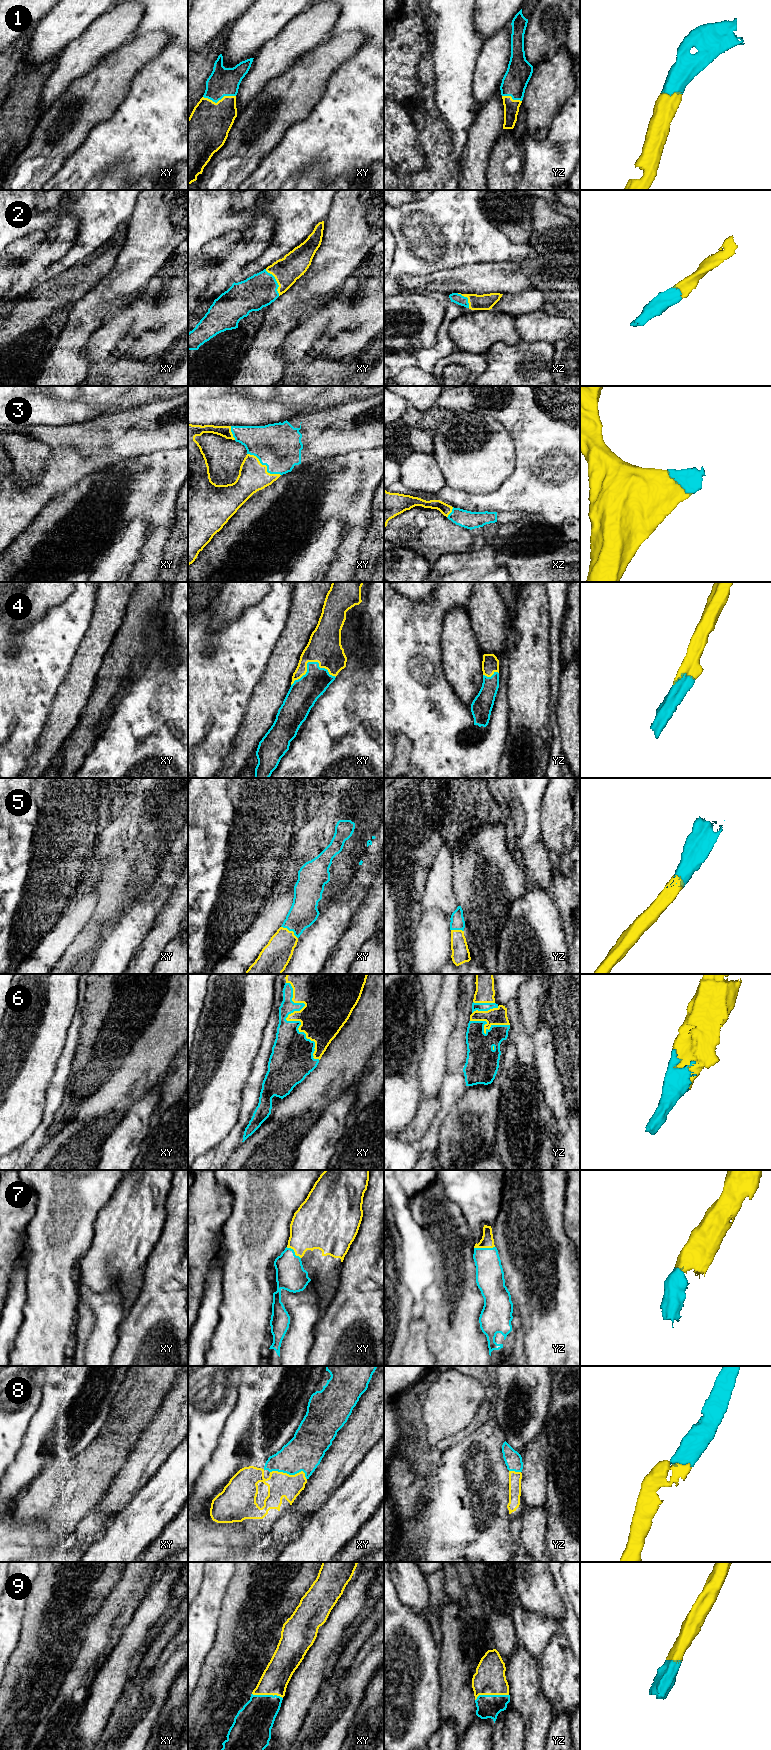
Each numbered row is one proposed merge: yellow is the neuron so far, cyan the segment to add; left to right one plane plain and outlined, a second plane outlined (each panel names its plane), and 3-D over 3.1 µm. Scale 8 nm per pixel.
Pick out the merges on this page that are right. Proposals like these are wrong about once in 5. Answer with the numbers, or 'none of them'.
1, 2, 3, 4, 5, 6, 7, 8, 9

